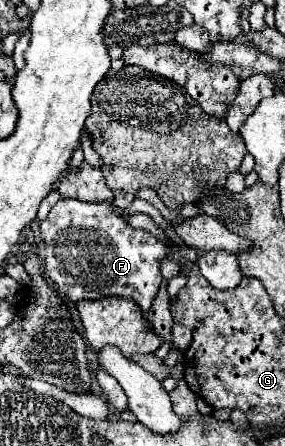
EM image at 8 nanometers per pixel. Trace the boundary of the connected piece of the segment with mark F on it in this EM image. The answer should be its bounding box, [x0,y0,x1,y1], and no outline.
[40,200,168,312]

